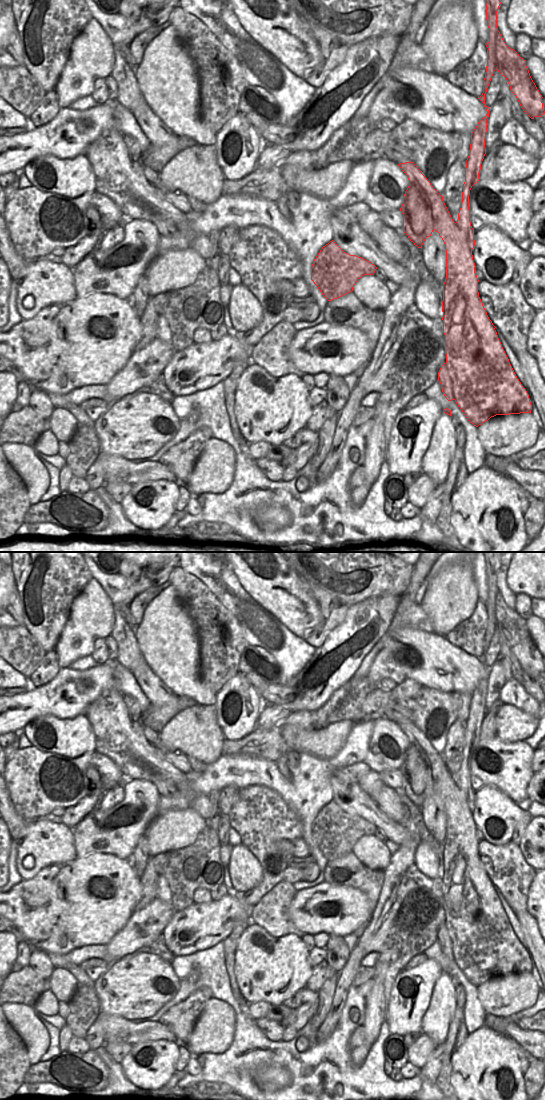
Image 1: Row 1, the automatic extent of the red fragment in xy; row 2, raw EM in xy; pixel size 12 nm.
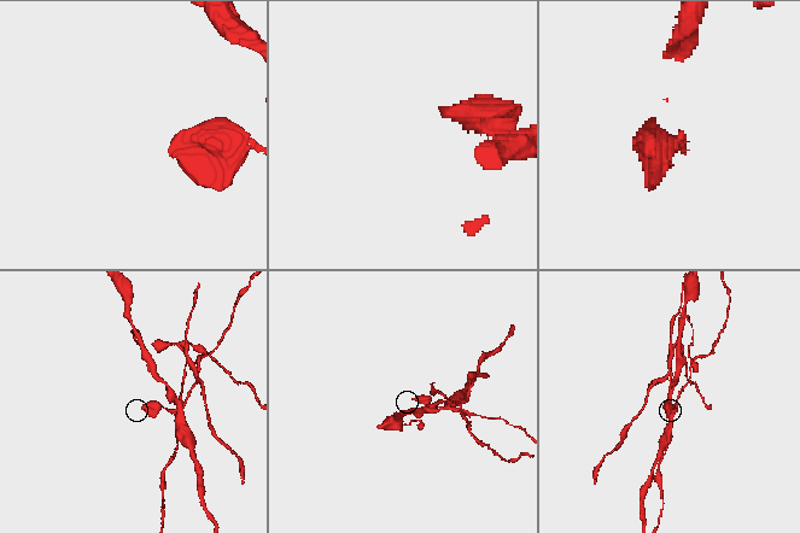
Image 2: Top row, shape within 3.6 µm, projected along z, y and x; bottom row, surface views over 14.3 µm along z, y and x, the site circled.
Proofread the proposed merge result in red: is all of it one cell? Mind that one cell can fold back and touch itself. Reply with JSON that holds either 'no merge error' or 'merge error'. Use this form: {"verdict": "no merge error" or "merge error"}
{"verdict": "merge error"}

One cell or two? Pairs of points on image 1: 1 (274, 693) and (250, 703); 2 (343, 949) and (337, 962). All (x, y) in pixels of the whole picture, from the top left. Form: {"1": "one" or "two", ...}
{"1": "two", "2": "one"}

